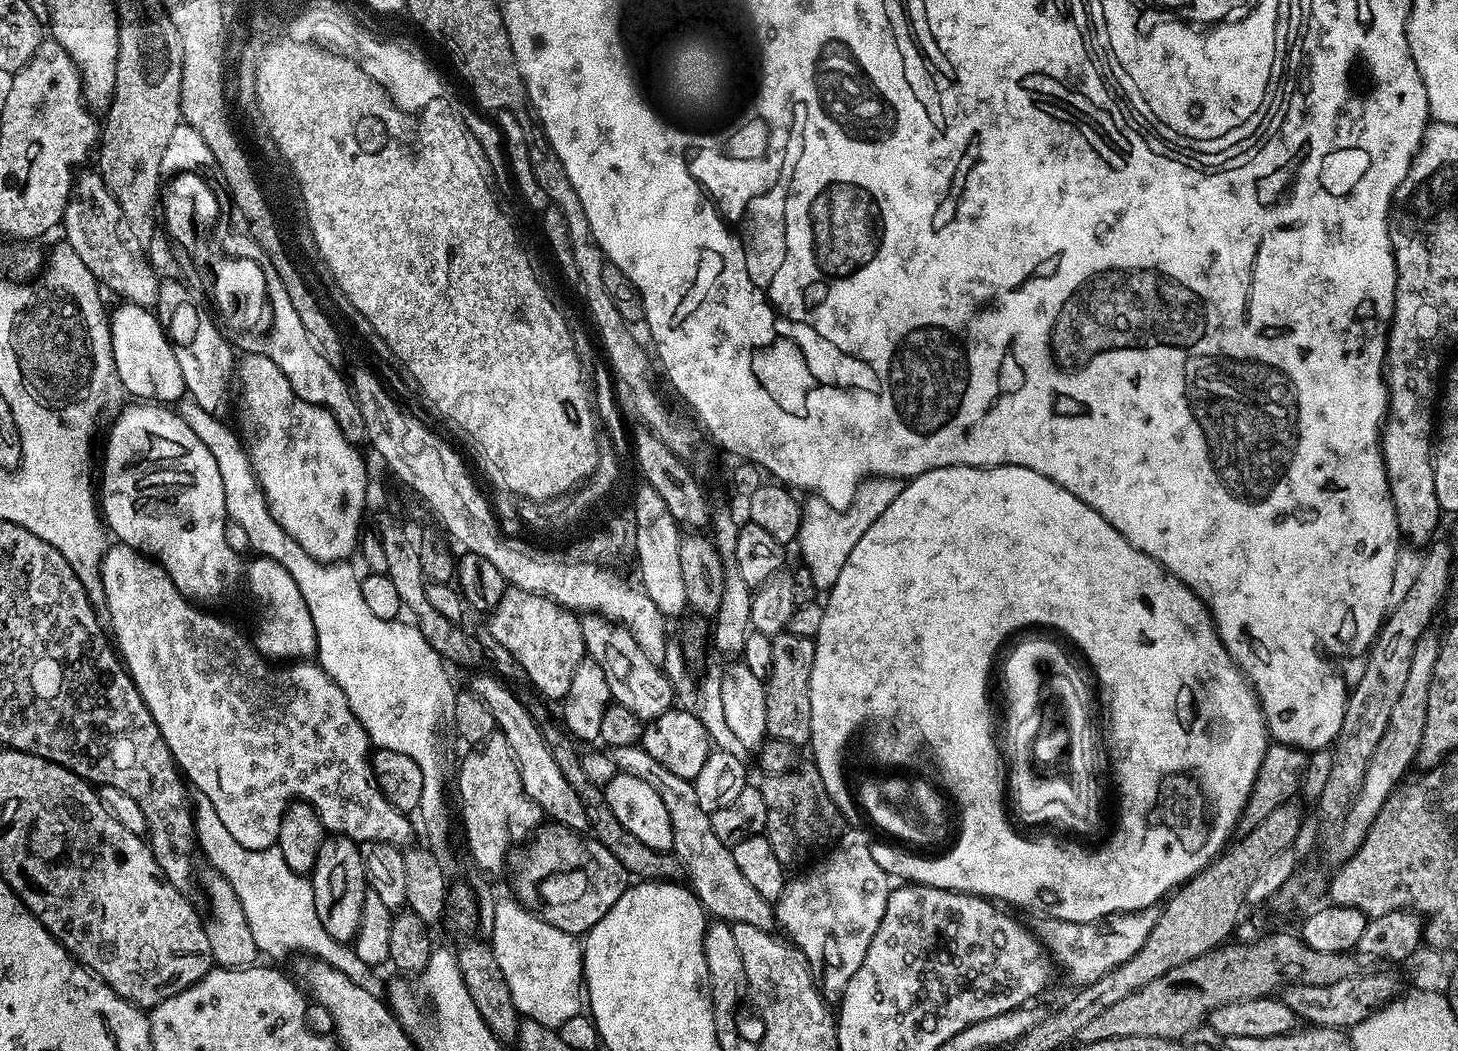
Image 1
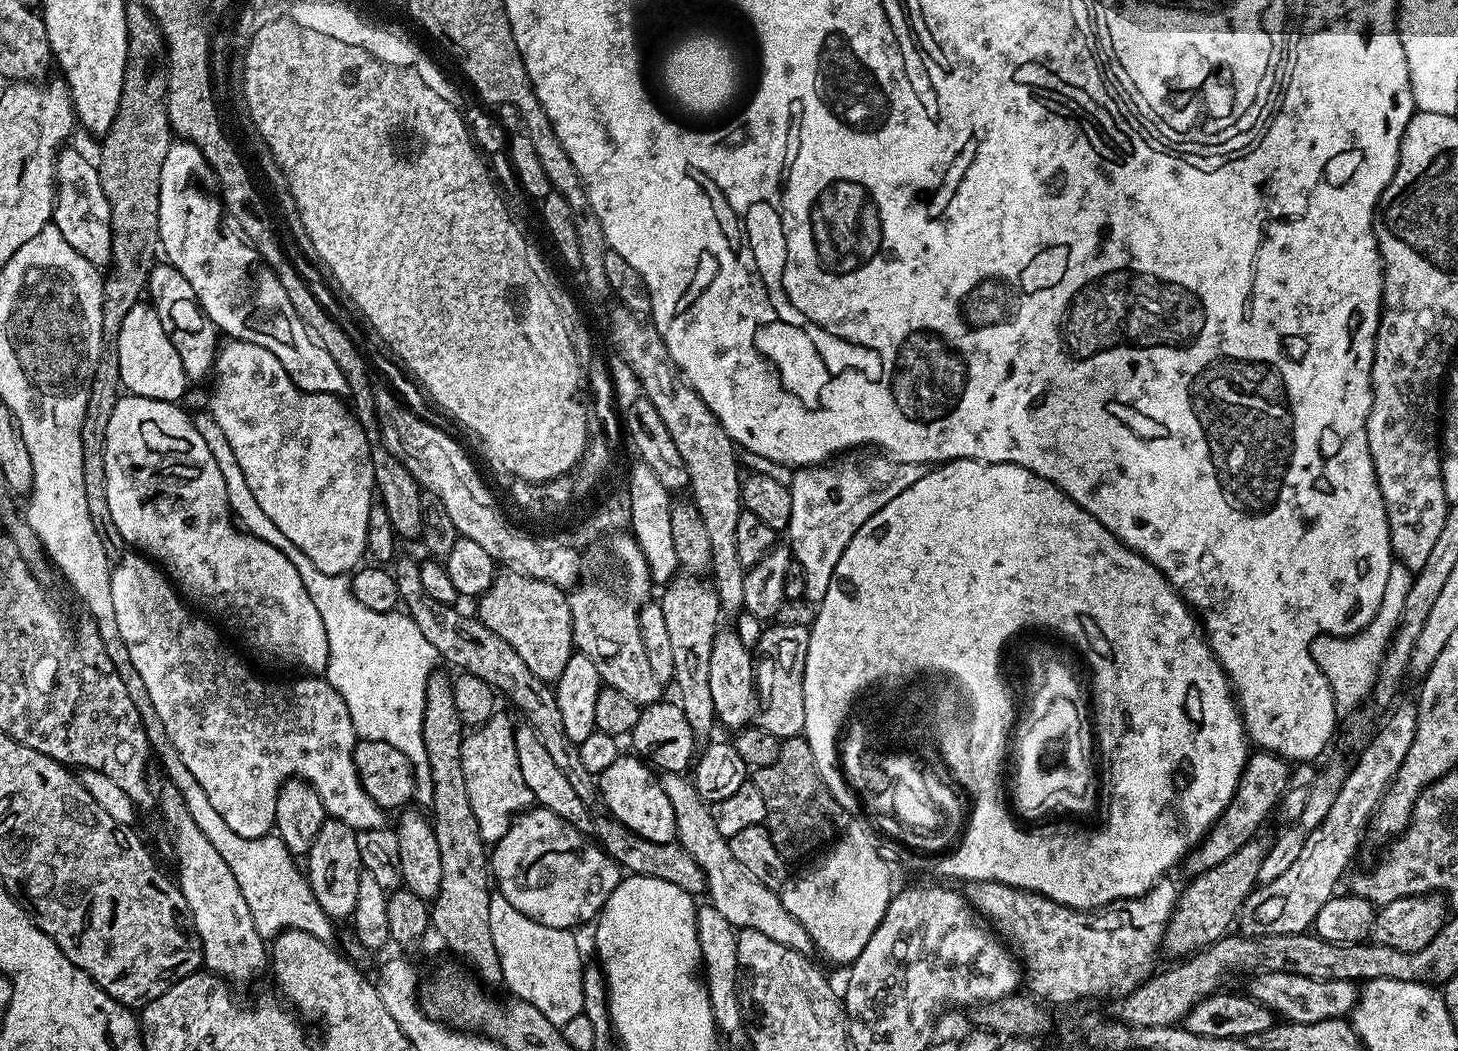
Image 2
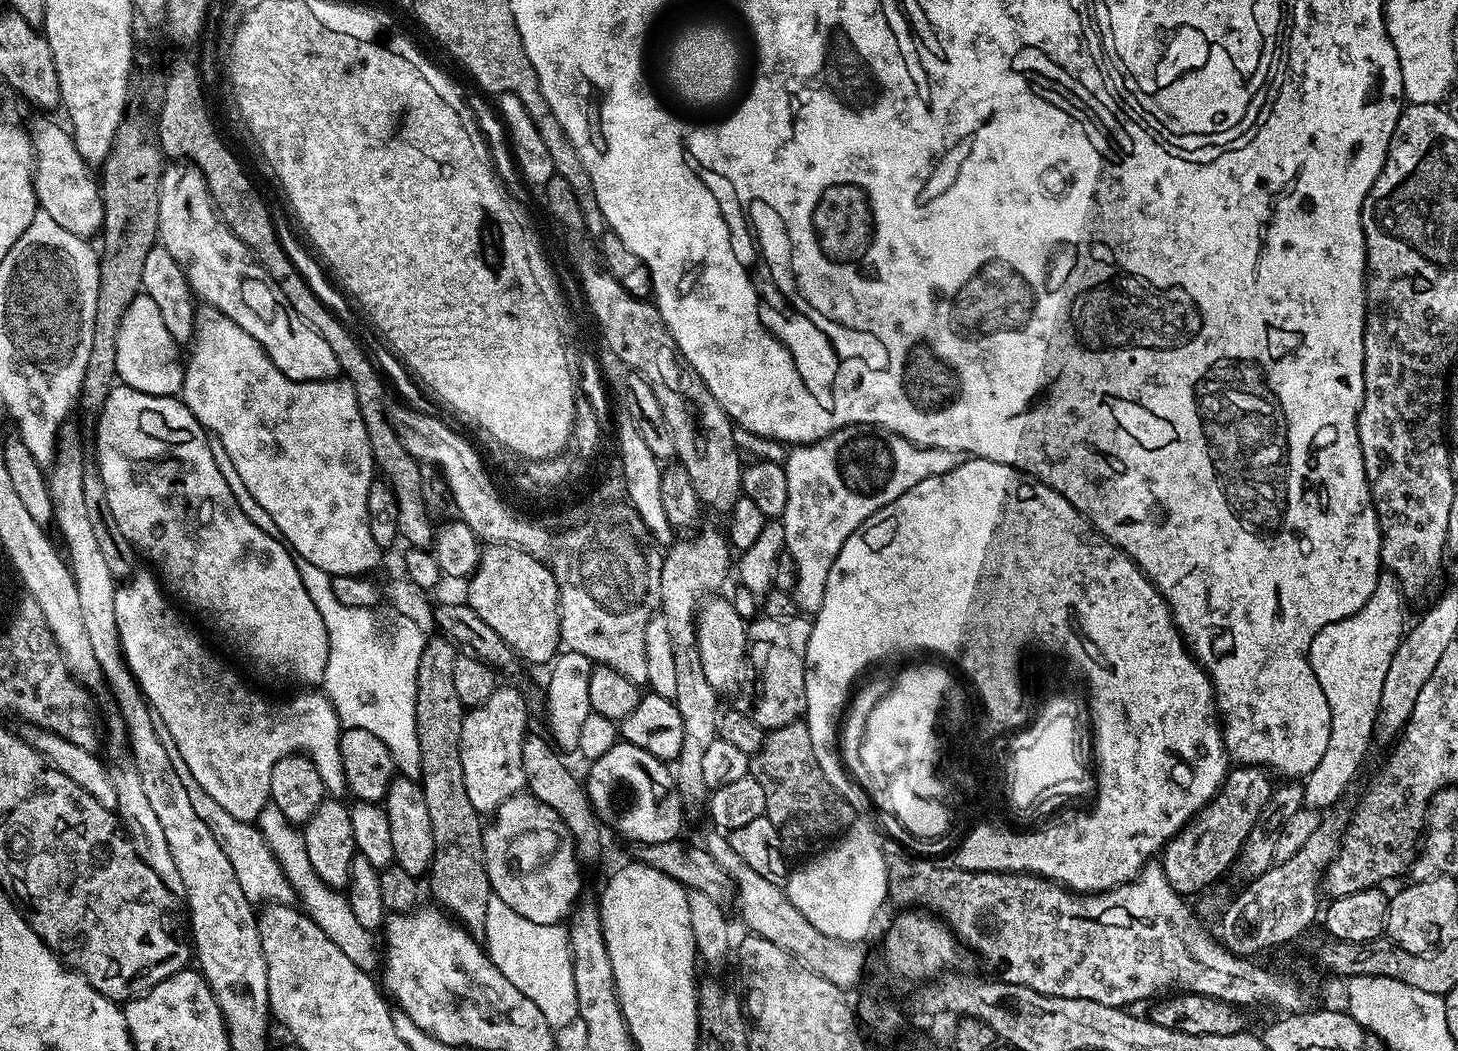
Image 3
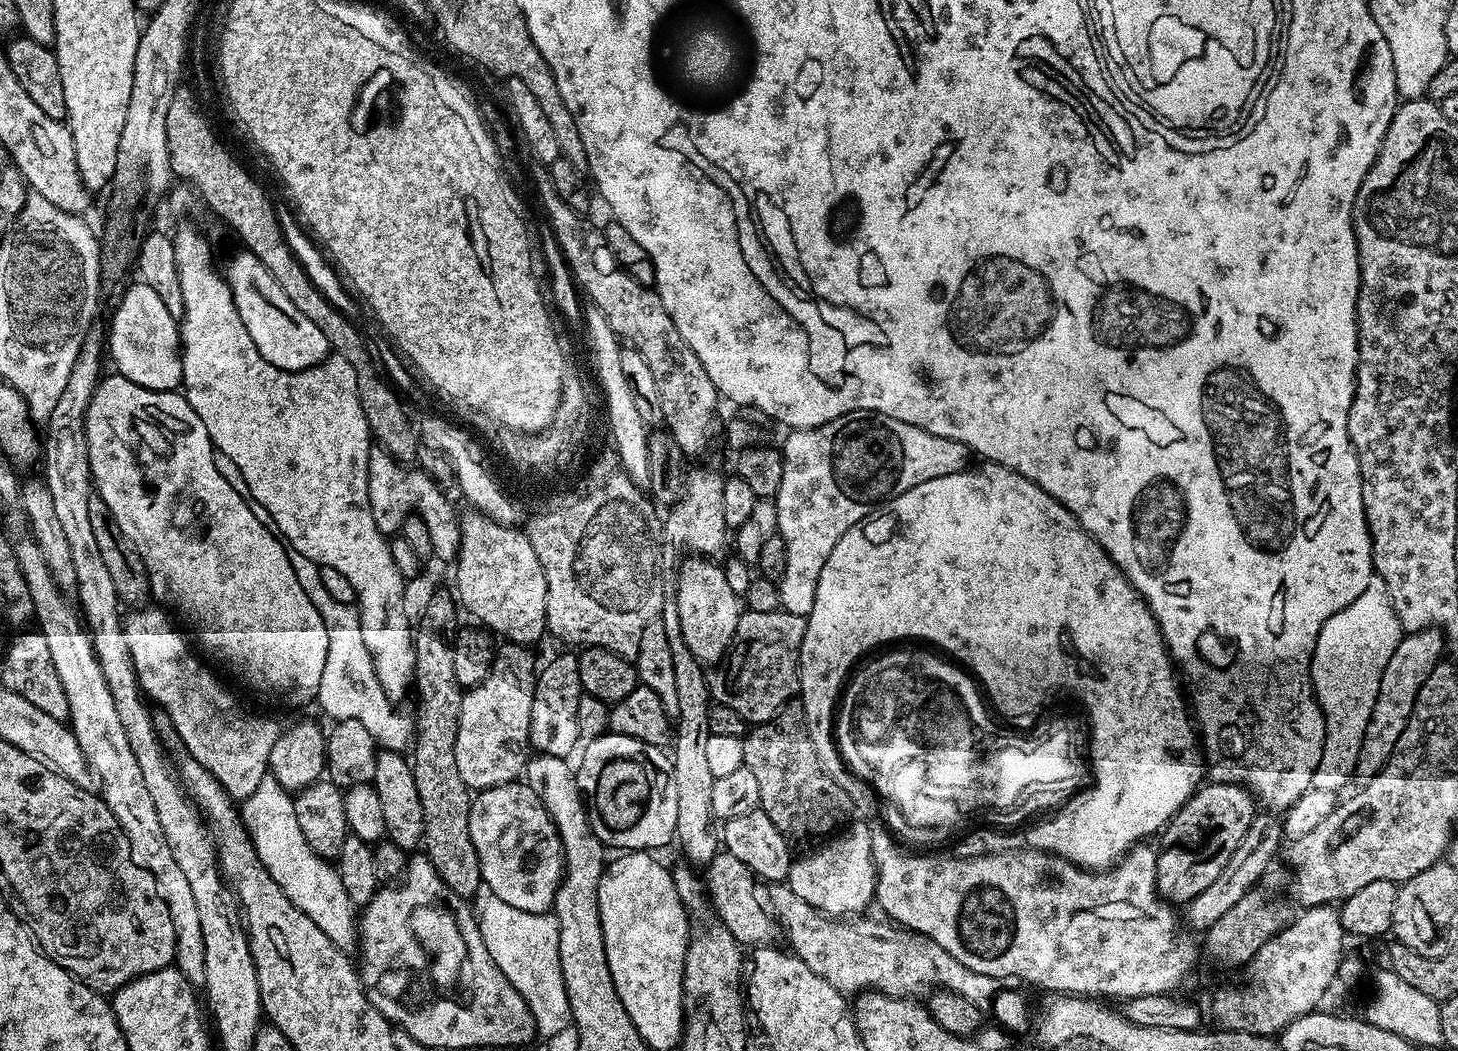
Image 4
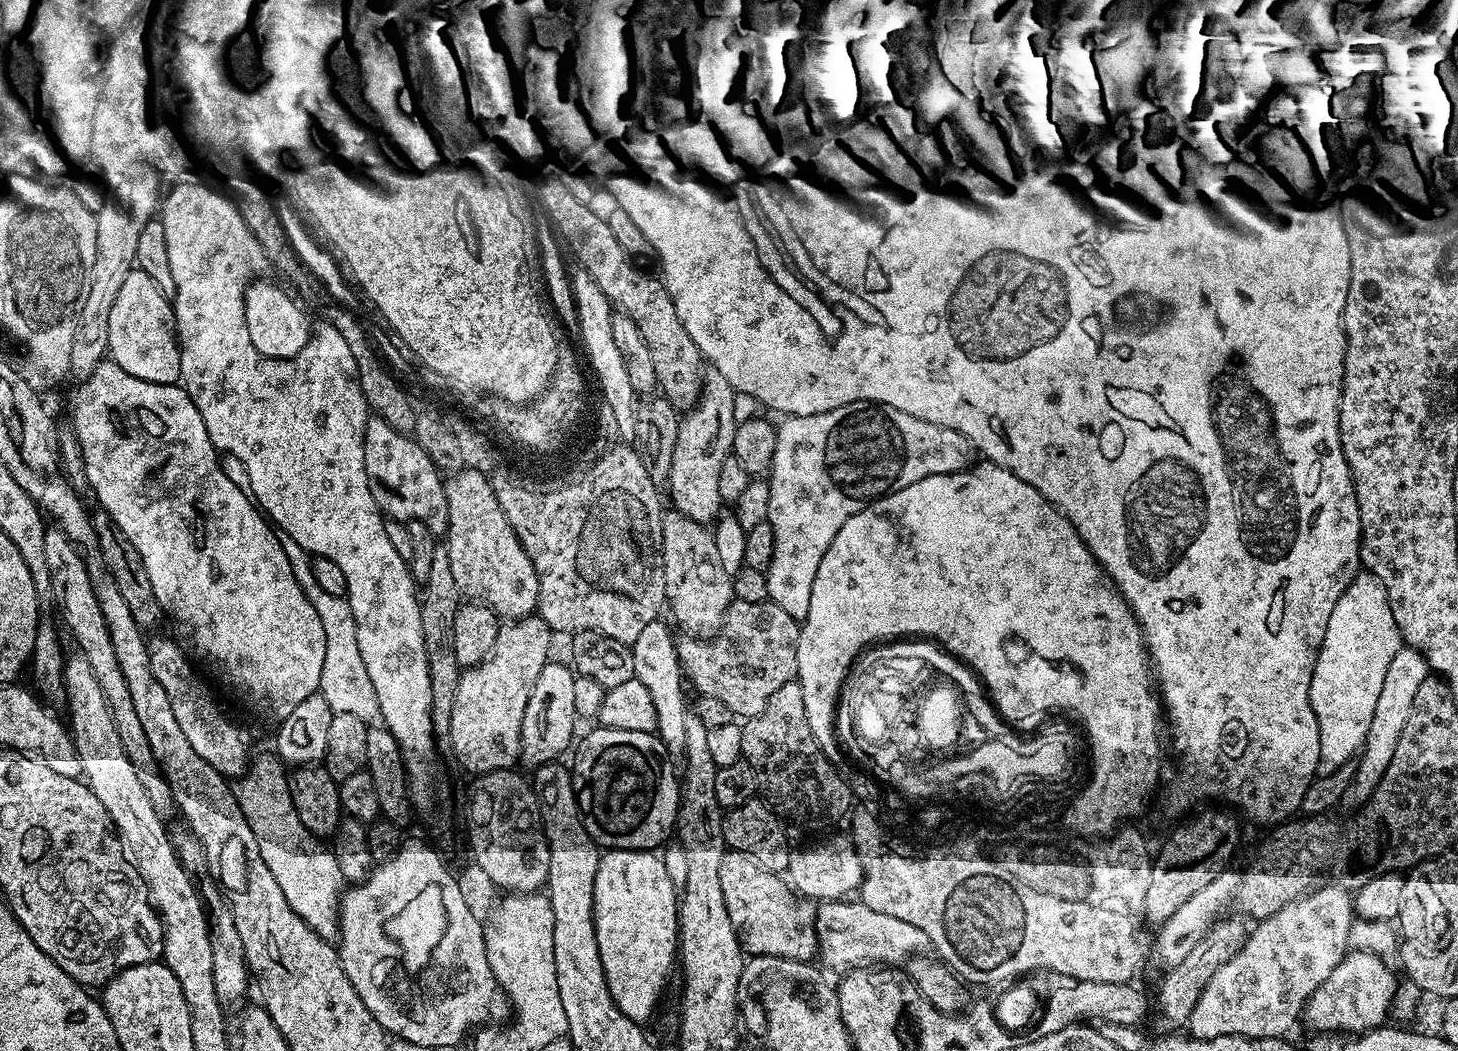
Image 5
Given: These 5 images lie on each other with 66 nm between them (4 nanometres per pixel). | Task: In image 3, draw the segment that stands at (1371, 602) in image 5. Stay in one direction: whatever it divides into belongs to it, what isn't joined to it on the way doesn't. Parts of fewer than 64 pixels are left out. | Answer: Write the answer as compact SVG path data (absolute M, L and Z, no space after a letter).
M1381 571L1366 606L1358 614L1318 630L1312 640L1308 661L1318 678L1318 686L1322 686L1322 694L1326 694L1326 706L1330 706L1330 742L1326 742L1322 762L1303 781L1304 802L1309 808L1328 810L1339 805L1356 771L1363 766L1368 747L1373 747L1382 682L1386 682L1390 658L1398 650L1402 635L1400 600L1402 593L1396 575Z

